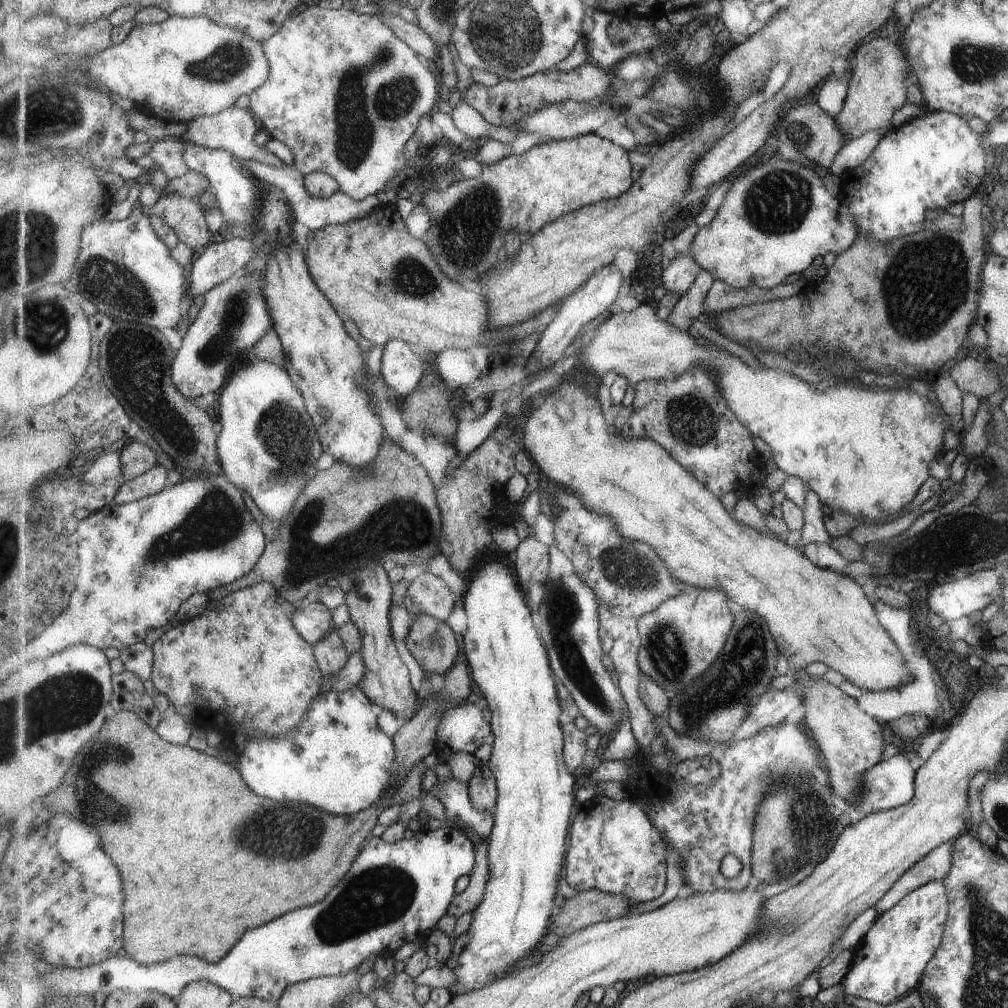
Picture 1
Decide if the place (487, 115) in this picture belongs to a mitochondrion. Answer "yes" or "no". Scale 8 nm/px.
no

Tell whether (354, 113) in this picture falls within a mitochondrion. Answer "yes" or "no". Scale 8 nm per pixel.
yes

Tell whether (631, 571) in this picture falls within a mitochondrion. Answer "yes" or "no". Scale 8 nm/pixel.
yes

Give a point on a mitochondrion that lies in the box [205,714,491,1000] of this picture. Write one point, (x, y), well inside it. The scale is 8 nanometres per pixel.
(375, 897)

